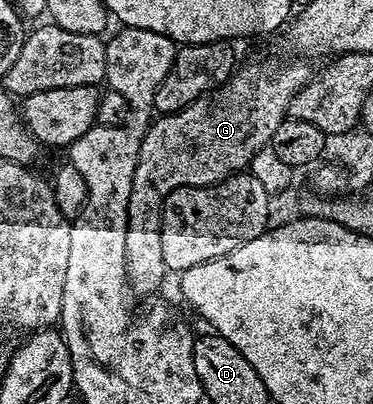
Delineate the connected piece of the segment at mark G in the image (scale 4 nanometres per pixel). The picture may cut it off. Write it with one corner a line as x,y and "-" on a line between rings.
294,58
298,60
250,60
246,65
235,67
233,76
222,83
218,88
213,89
212,94
207,94
202,99
192,102
184,110
179,112
167,112
159,115
157,119
151,123
146,129
146,133
142,136
140,142
140,154
136,158
136,174
132,174
132,194
128,198
128,234
124,234
124,258
126,259
126,277
130,283
130,291
135,297
150,296
168,277
168,269
164,262
164,249
160,247
160,234
162,233
162,207
168,198
168,194
172,194
178,188
209,188
227,180
232,175
241,173
250,164
250,159
257,154
261,148
265,149
270,143
272,134
276,134
276,126
280,126
282,121
287,119
290,103
292,98
296,98
296,94
310,80
312,69
309,68
307,61
302,58

